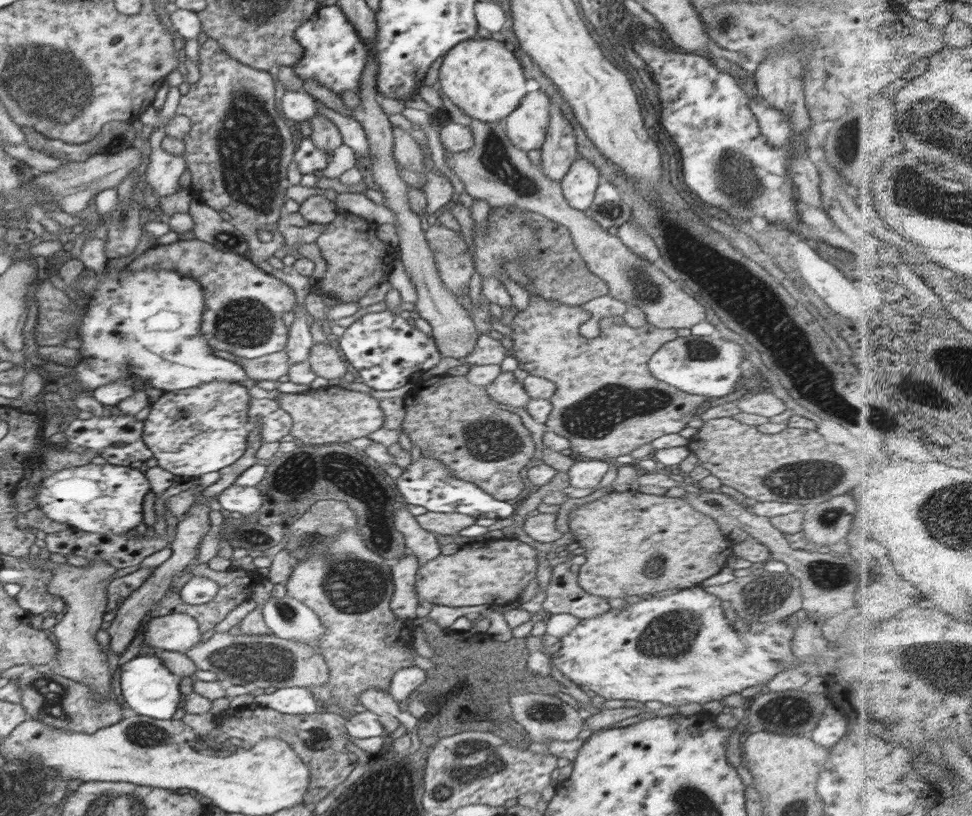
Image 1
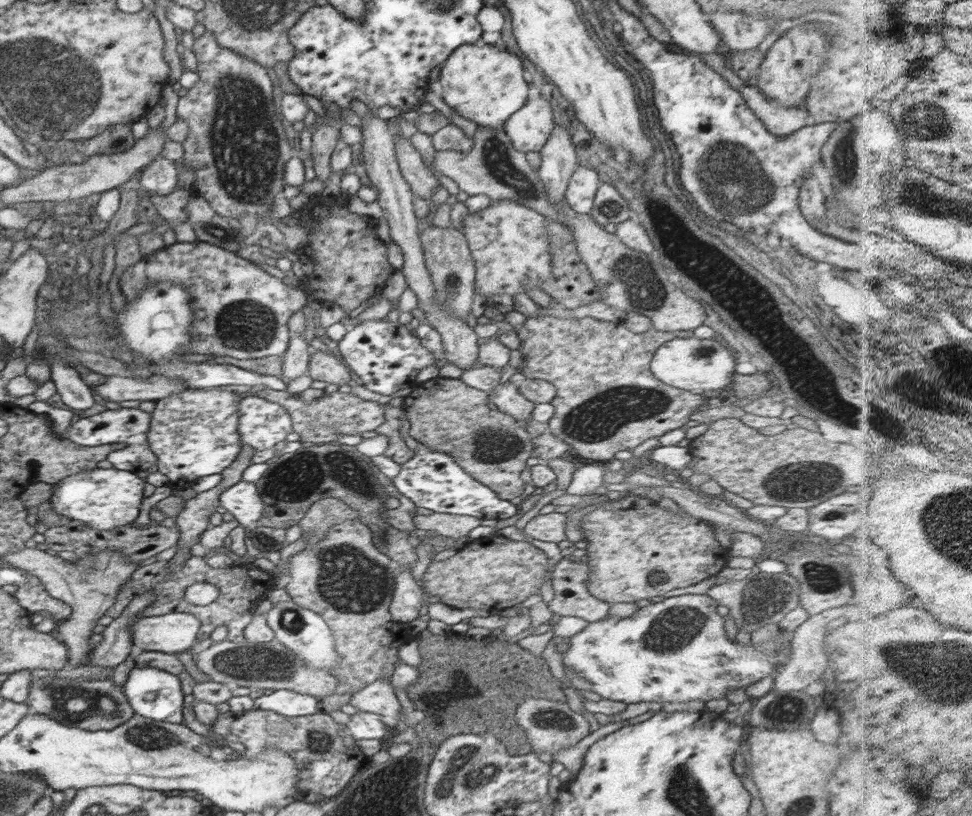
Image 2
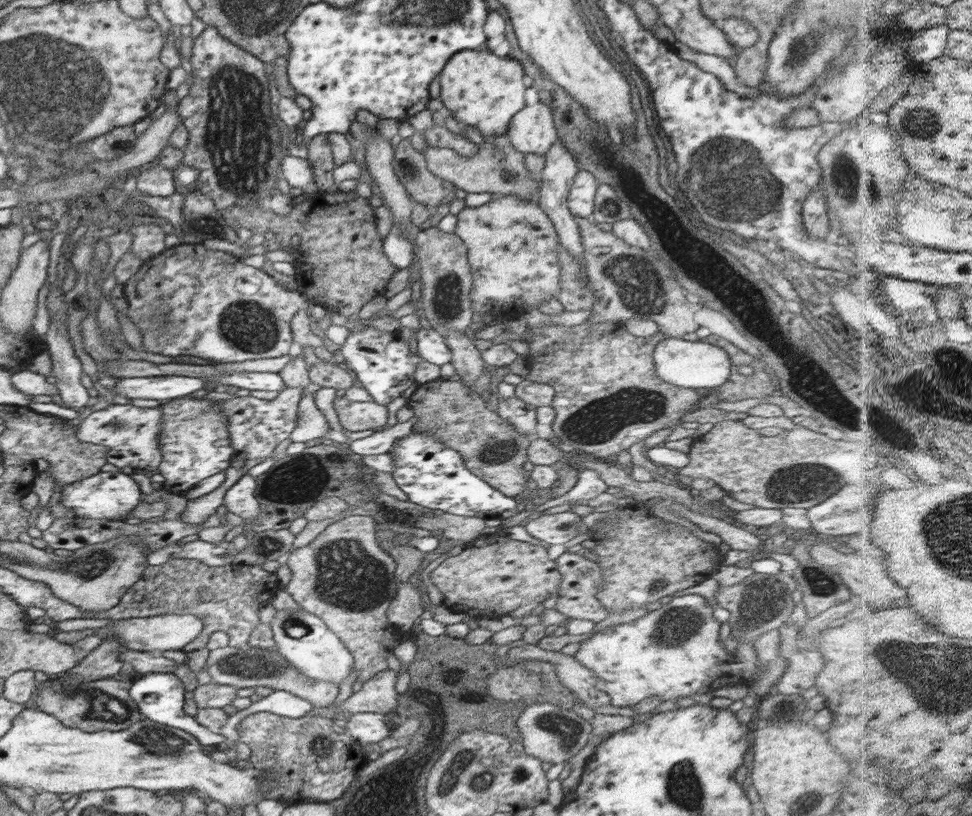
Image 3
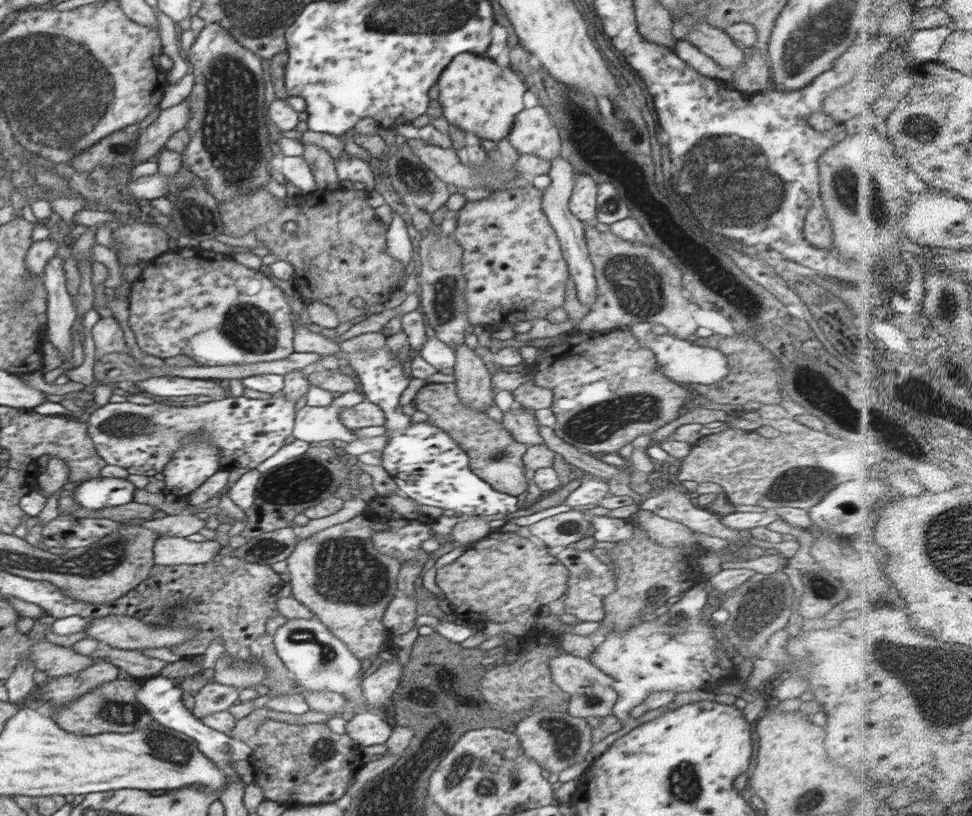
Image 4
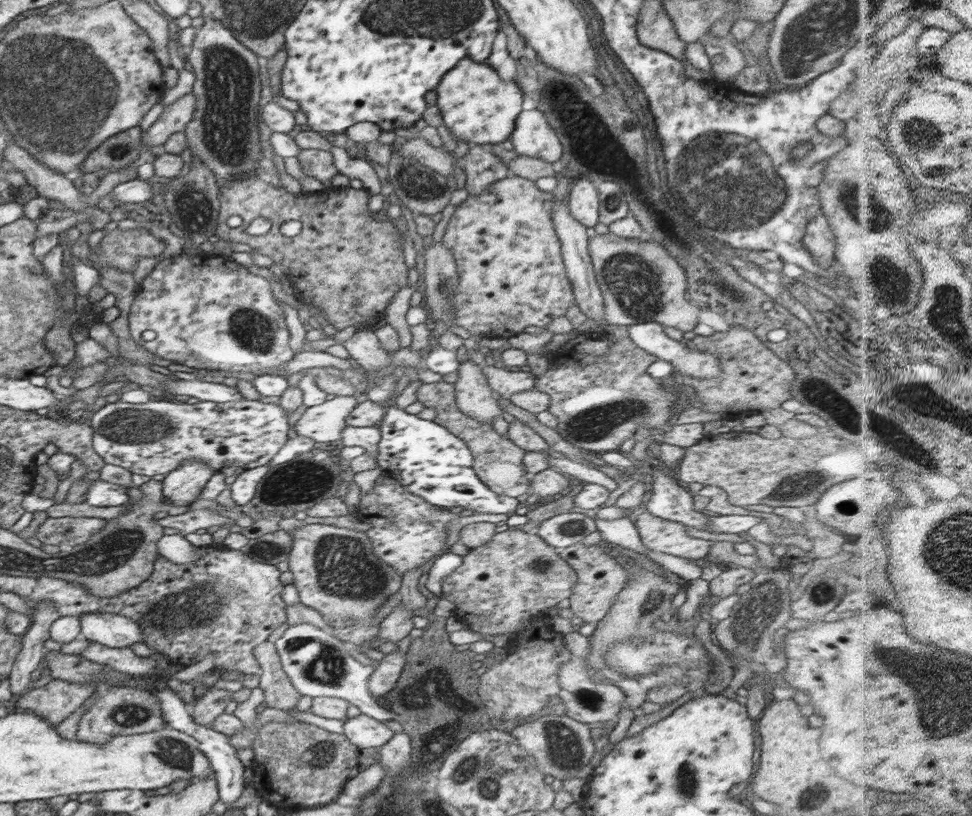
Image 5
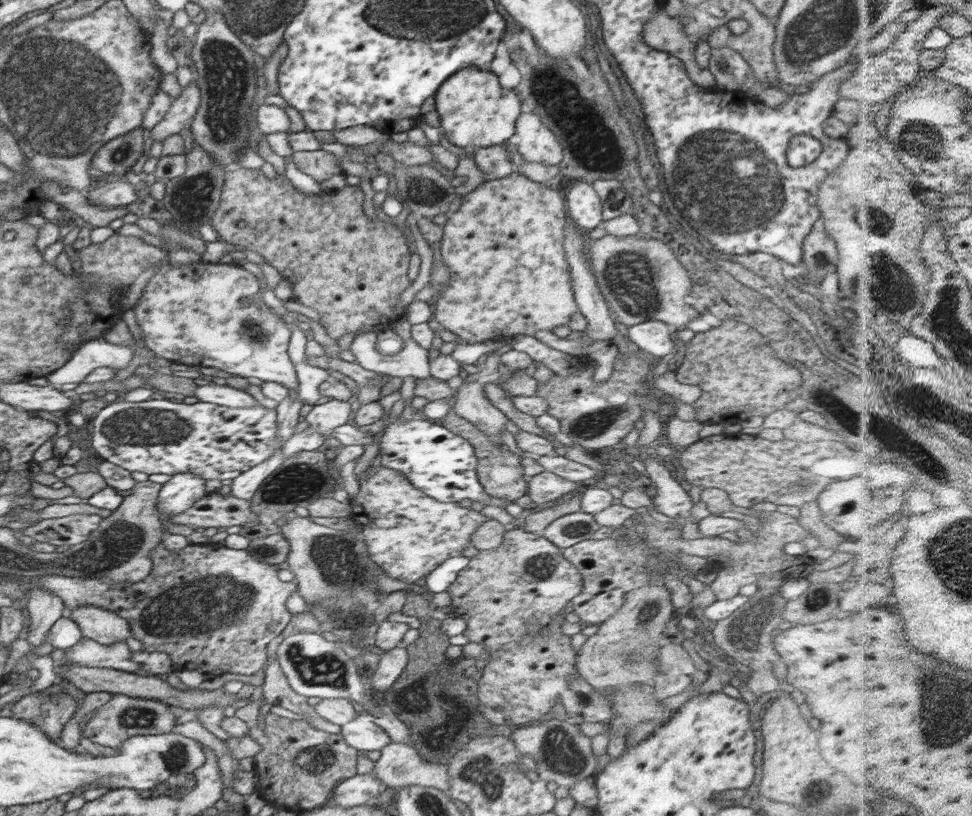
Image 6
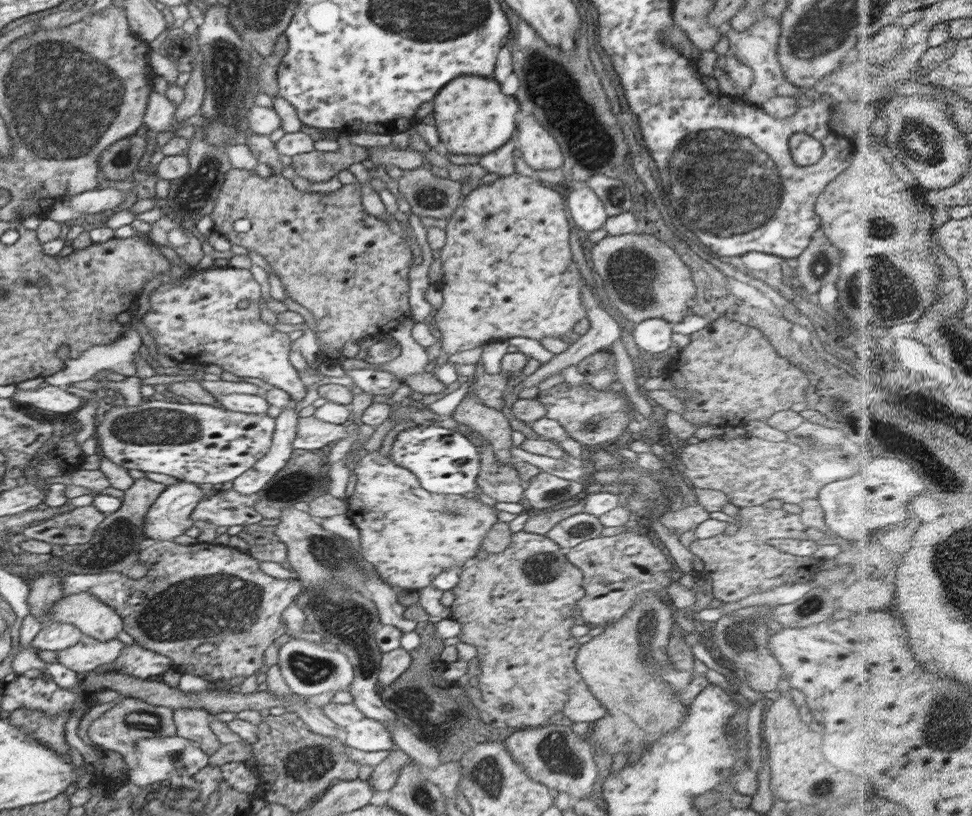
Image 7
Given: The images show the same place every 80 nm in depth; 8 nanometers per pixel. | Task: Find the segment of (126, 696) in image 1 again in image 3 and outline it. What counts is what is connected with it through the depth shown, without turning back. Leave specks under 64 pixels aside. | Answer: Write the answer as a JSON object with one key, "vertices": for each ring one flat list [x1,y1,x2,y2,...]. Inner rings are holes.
{"vertices":[[174,673,135,674,132,679,132,686,129,693,130,698,135,702,138,710,146,719,153,720,158,724,164,724,168,727,178,728,191,734,207,753,219,747,225,747,227,738,219,732,212,732,209,728,202,726,193,716,184,713,184,700,188,694,184,690,184,685]]}

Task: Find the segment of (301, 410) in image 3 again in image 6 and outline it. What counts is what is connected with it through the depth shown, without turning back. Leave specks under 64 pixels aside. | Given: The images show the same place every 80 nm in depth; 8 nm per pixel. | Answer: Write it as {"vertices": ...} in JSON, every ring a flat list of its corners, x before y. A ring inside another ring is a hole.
{"vertices":[[331,399,324,404,315,405,304,420,309,427,318,431,326,440,333,437,336,427,346,424,352,414,352,405,347,400]]}

